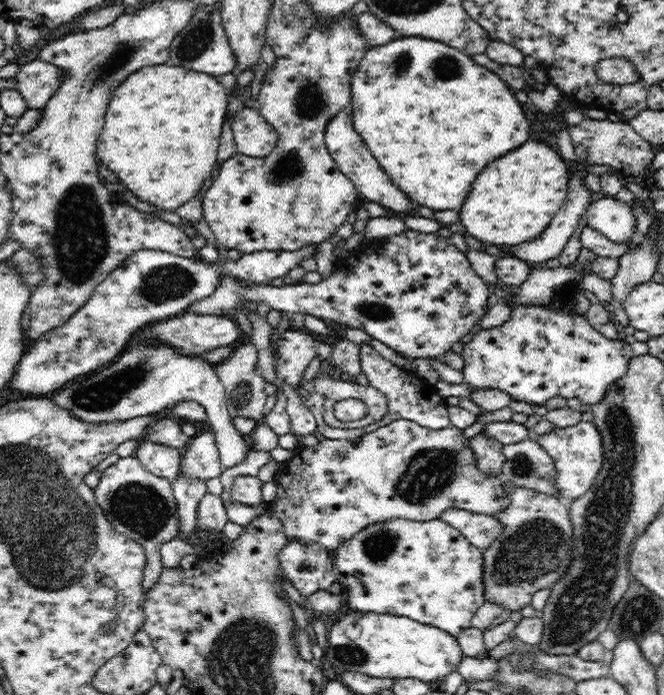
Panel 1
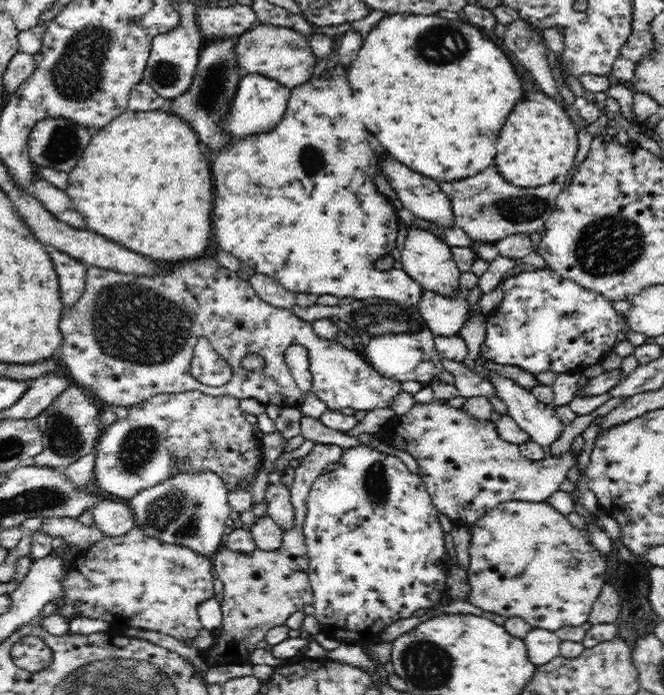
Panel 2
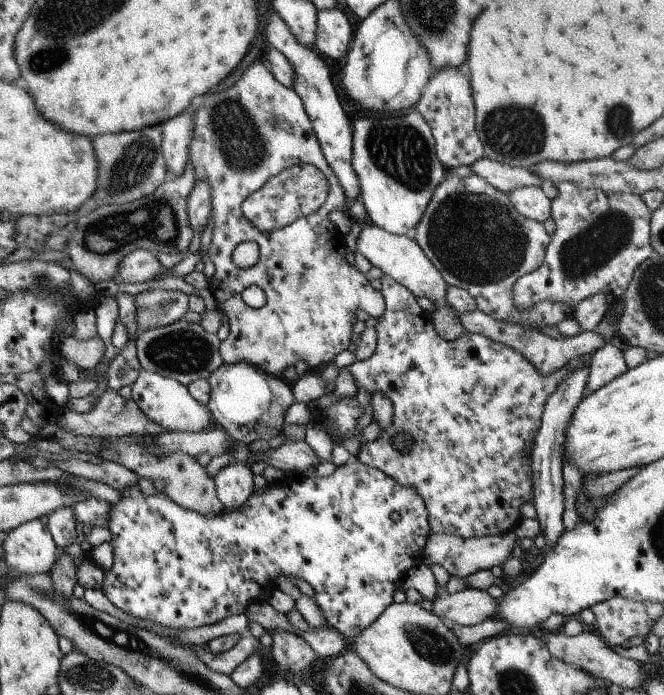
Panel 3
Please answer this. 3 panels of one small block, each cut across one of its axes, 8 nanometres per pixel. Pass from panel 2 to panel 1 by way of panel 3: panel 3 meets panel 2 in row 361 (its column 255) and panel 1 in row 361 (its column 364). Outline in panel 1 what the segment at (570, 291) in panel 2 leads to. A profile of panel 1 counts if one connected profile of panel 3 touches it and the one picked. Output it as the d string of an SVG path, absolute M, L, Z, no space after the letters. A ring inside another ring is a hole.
M550 305L511 306L510 320L502 326L483 329L472 335L472 340L464 344L461 355L465 365L463 382L472 391L498 389L508 393L513 400L524 400L531 404L544 405L554 396L578 398L586 407L600 402L608 386L628 370L628 362L635 354L632 345L624 340L606 338L596 331L584 315L563 312Z

